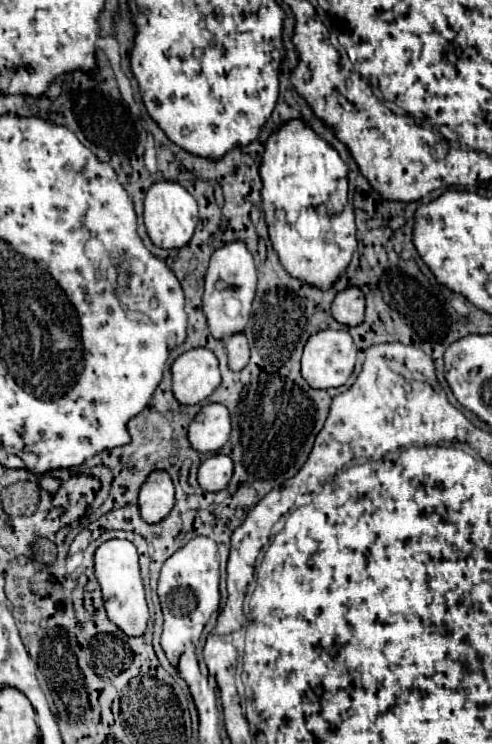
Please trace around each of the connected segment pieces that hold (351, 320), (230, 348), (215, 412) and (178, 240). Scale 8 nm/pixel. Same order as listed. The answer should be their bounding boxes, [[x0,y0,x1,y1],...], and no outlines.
[[332,288,364,326],[226,334,250,370],[188,404,230,452],[144,182,198,250]]

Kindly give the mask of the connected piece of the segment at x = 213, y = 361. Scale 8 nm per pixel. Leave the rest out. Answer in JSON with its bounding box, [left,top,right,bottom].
[172,348,220,404]

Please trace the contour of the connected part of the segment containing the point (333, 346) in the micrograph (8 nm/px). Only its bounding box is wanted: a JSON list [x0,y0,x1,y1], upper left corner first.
[302,330,356,390]

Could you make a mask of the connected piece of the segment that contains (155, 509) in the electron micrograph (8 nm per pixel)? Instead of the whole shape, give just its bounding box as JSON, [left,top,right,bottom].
[138,470,174,524]

